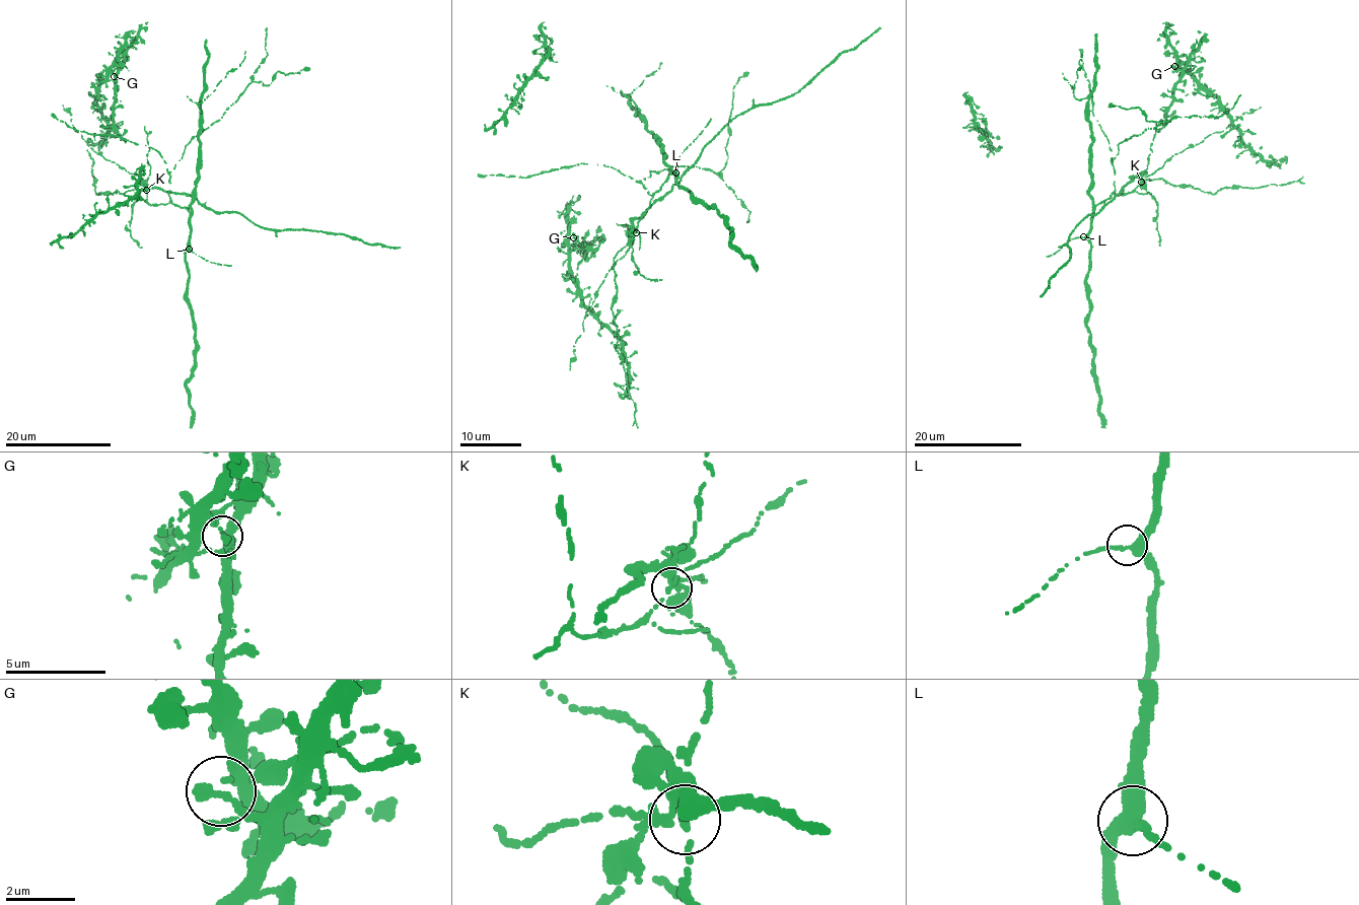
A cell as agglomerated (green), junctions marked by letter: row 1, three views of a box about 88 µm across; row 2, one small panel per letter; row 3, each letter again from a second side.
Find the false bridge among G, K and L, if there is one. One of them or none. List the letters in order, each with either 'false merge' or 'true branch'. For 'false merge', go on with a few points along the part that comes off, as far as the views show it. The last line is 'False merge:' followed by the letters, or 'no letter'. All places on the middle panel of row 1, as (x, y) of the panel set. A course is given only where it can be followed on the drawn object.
G: true branch
K: false merge; course (636, 232), (635, 218), (671, 190), (716, 132), (739, 114), (797, 93), (839, 55), (855, 49), (880, 27)
L: true branch
False merge: K

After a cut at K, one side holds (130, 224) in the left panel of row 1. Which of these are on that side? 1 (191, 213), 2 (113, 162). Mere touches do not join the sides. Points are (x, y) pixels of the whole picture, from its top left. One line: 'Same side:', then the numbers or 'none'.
Same side: 2

